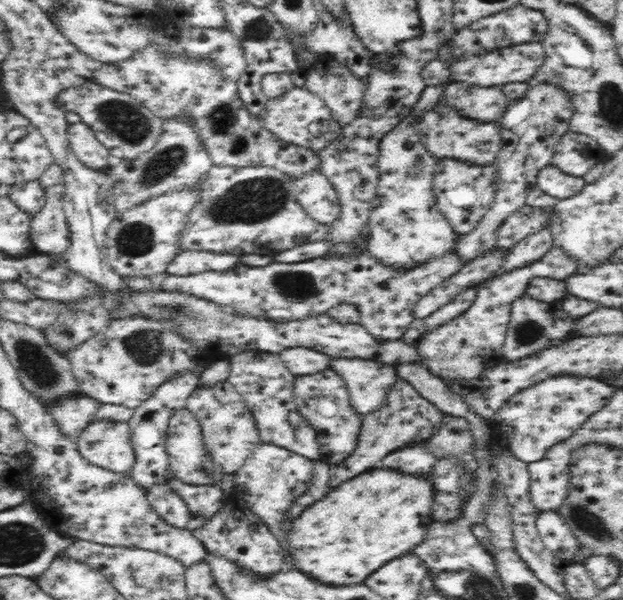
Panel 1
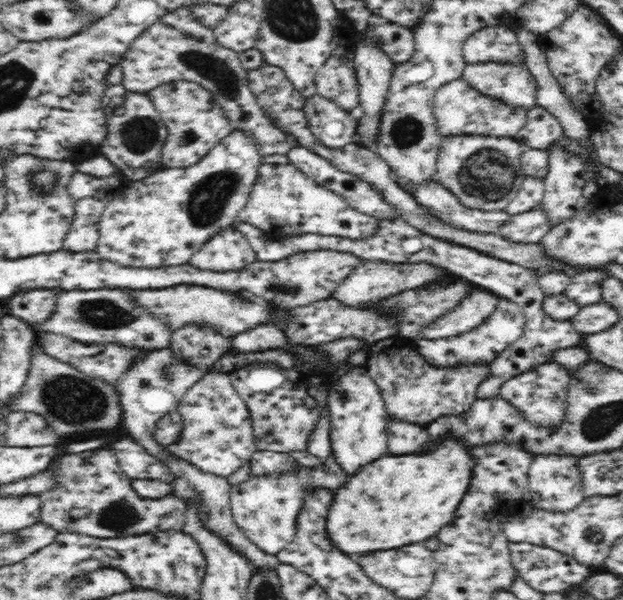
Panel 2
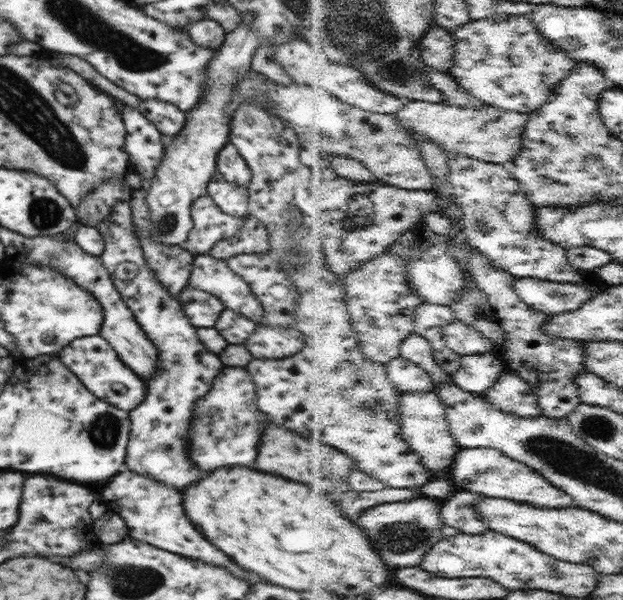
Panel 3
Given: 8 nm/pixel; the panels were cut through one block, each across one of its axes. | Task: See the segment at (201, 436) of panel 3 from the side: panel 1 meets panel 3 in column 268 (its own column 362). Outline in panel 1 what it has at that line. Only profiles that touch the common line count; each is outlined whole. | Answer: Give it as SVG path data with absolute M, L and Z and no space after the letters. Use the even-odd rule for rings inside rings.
M324 370L312 376L298 376L298 380L294 382L293 392L297 411L317 432L324 461L330 465L337 464L350 456L356 448L363 418L351 407L343 378L332 370Z

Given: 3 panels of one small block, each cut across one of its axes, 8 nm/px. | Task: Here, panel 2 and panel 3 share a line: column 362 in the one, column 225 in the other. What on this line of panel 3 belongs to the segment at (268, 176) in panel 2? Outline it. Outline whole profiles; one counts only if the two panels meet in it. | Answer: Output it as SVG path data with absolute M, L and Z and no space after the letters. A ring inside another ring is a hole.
M207 194L190 206L190 215L193 227L181 247L194 257L208 254L219 240L234 236L244 222L242 217L226 215Z

